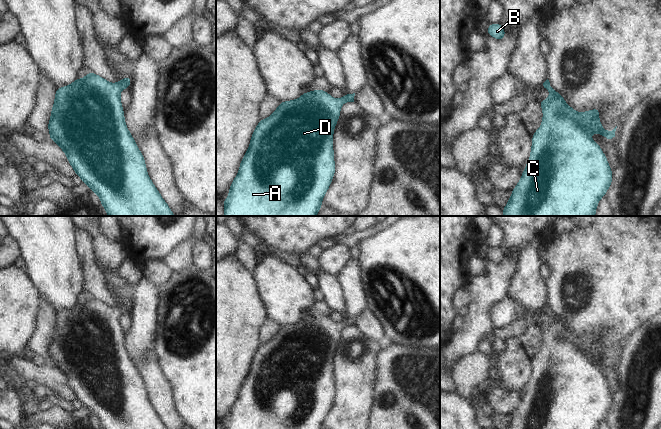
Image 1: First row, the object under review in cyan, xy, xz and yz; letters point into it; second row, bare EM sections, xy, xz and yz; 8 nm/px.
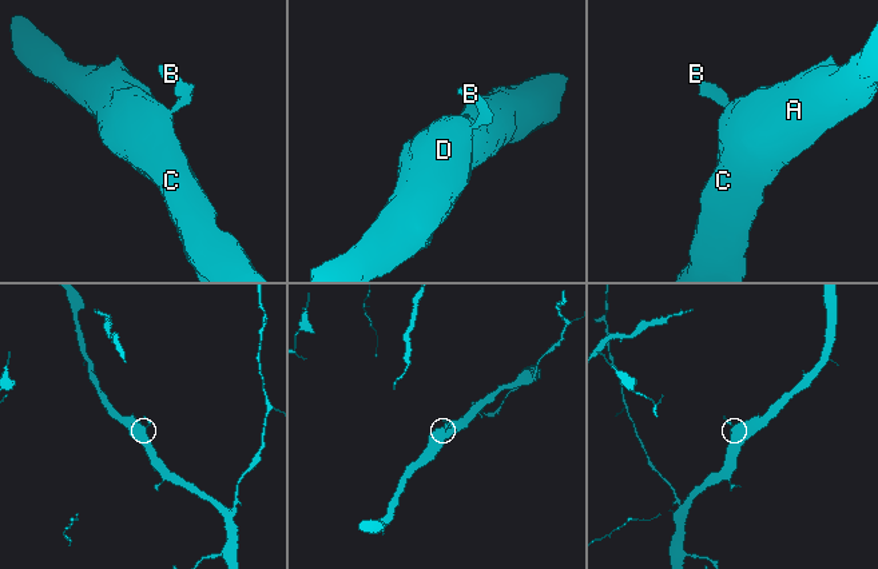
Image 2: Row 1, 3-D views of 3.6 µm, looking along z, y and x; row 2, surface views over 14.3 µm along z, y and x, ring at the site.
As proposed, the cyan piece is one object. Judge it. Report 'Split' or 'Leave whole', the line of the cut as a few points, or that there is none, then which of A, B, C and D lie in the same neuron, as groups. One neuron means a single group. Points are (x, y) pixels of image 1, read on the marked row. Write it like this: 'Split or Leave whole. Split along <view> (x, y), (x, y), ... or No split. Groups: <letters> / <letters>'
Leave whole. No split. Groups: A B C D

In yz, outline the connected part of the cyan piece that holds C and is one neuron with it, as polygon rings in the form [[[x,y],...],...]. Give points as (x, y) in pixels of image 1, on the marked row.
[[[547,79],[544,88],[550,92],[550,97],[538,101],[543,110],[543,120],[540,128],[533,133],[532,149],[529,161],[522,177],[507,205],[503,208],[503,216],[595,216],[598,201],[605,196],[612,182],[612,170],[600,146],[590,138],[590,133],[602,134],[613,142],[617,126],[611,131],[605,131],[599,121],[599,108],[583,113],[577,113],[565,103],[565,99],[557,93]]]

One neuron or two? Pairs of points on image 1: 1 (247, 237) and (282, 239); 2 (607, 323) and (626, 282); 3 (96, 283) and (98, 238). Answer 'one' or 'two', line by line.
1: two
2: one
3: two

